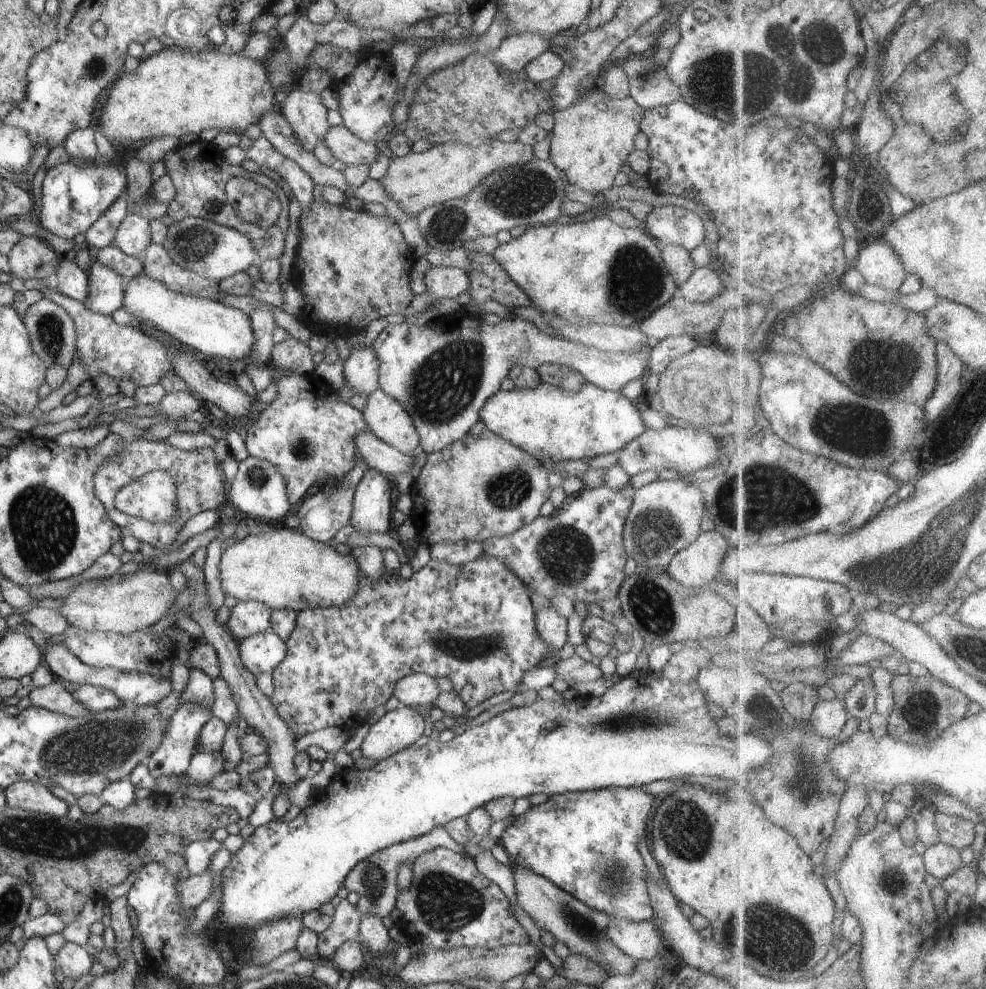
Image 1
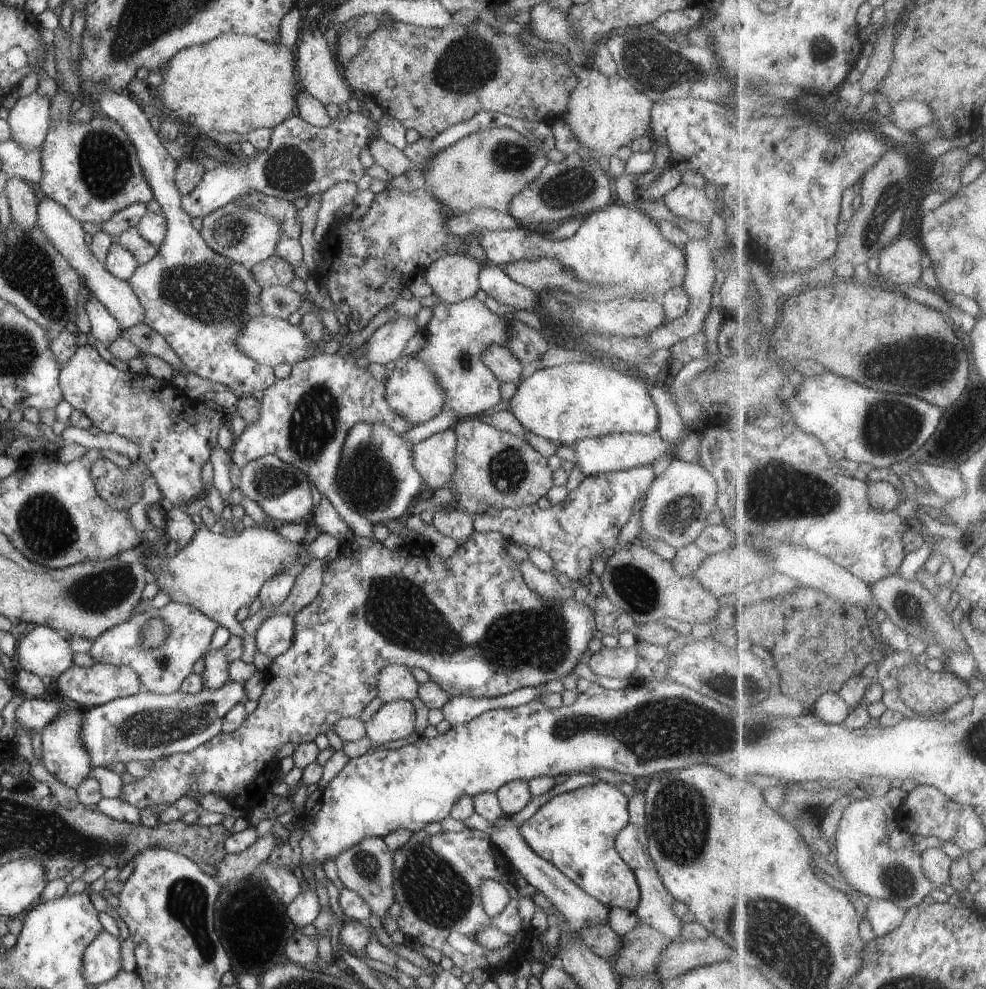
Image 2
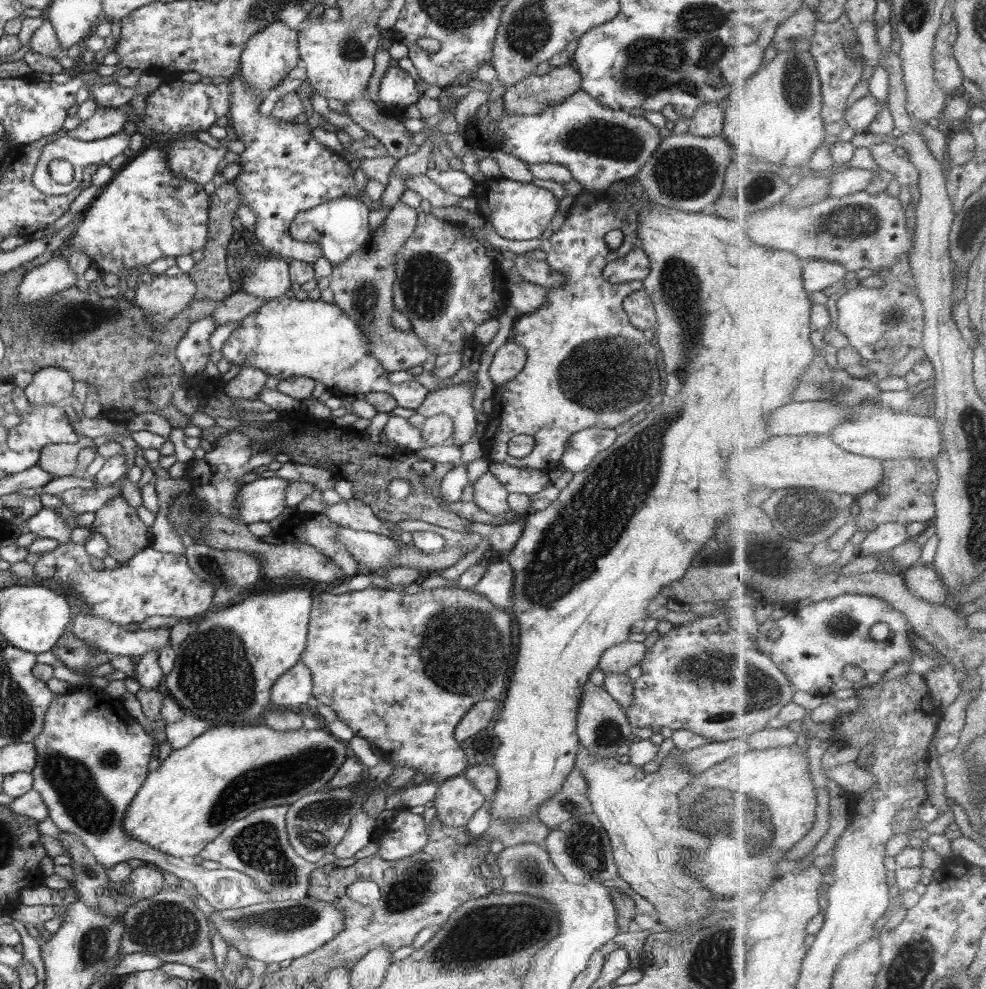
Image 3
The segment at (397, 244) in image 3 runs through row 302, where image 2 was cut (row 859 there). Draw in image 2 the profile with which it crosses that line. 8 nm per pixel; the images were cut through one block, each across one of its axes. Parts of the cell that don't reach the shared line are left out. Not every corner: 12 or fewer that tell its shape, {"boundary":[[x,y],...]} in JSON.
{"boundary":[[364,838],[334,862],[344,887],[384,920],[396,903],[393,856]]}

